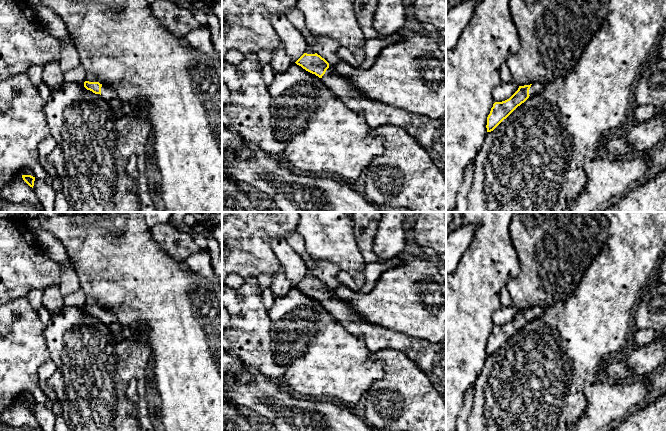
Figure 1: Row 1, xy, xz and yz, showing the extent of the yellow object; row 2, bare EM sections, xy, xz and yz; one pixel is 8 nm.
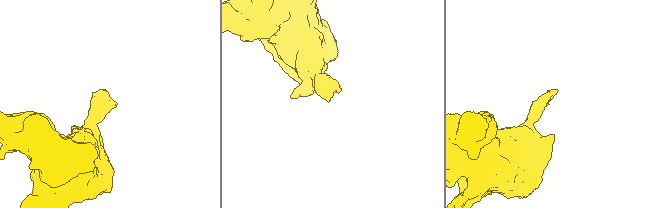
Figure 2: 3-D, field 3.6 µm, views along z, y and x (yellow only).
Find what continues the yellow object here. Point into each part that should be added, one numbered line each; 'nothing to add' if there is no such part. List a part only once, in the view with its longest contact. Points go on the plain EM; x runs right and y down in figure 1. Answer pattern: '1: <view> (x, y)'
1: yz (535, 312)

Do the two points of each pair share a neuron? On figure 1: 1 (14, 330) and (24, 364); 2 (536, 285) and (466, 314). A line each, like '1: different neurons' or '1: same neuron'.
1: same neuron
2: different neurons

